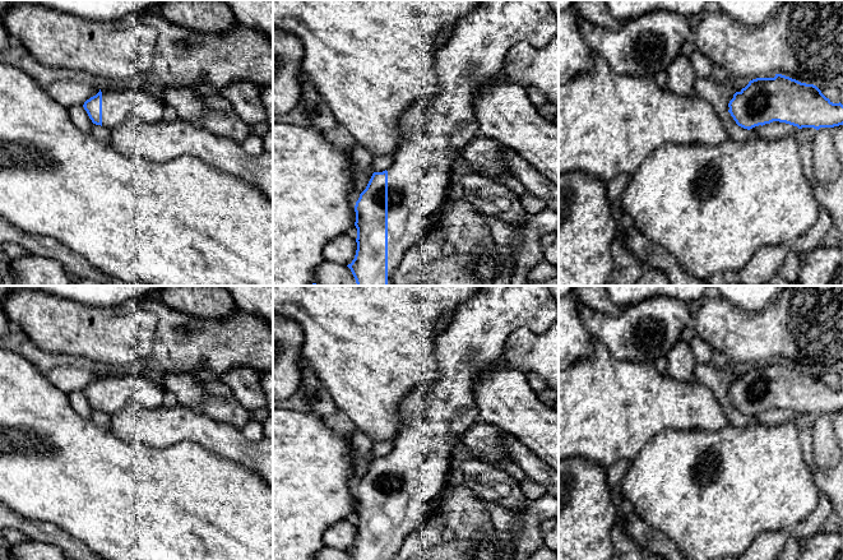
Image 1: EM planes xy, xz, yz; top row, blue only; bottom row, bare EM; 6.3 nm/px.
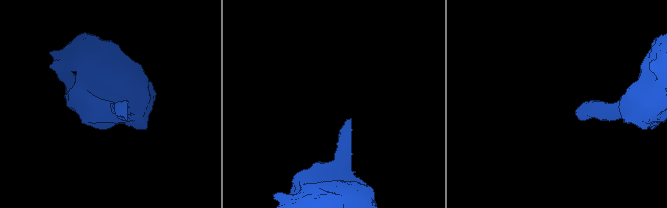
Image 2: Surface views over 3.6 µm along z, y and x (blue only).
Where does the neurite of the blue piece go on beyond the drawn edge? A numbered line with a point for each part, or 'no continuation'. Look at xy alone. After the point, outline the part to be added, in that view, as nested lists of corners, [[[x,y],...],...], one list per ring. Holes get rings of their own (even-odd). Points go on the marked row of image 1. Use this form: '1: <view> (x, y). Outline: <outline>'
1: xy (120, 106). Outline: [[[130,87],[103,89],[102,126],[112,130],[128,121],[156,124],[162,121],[165,103],[145,89]]]

